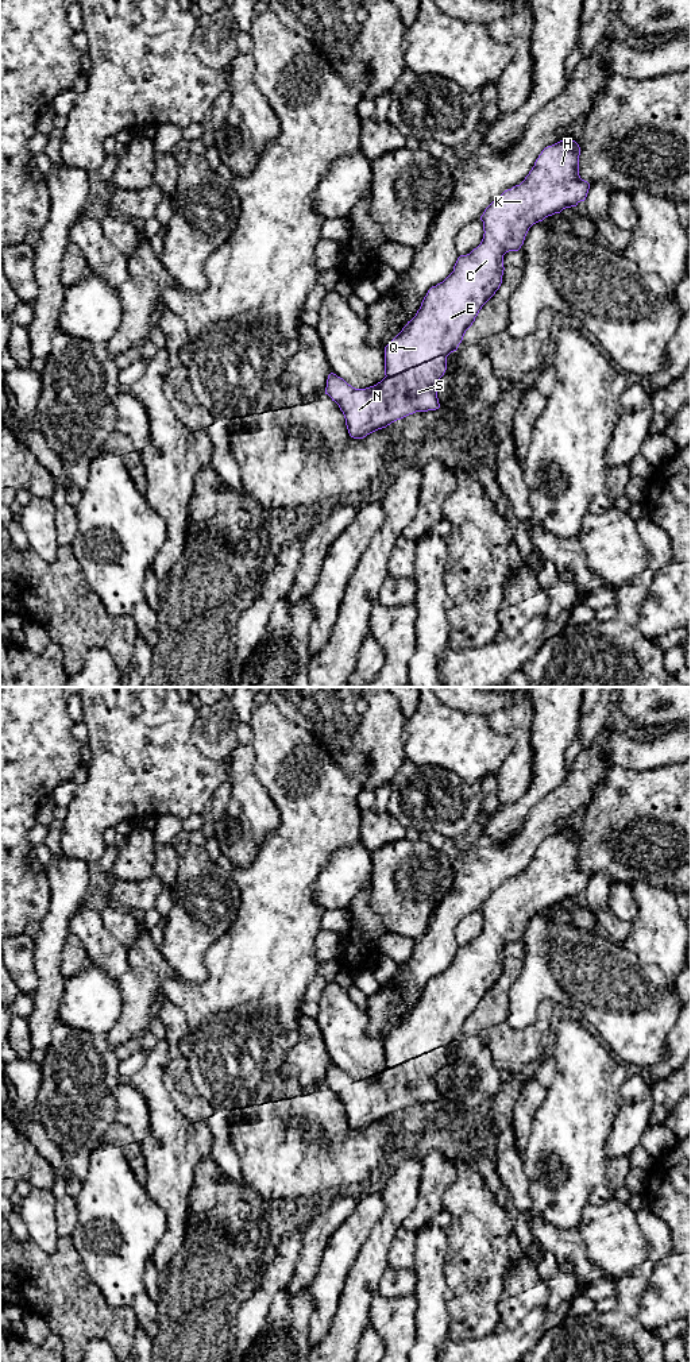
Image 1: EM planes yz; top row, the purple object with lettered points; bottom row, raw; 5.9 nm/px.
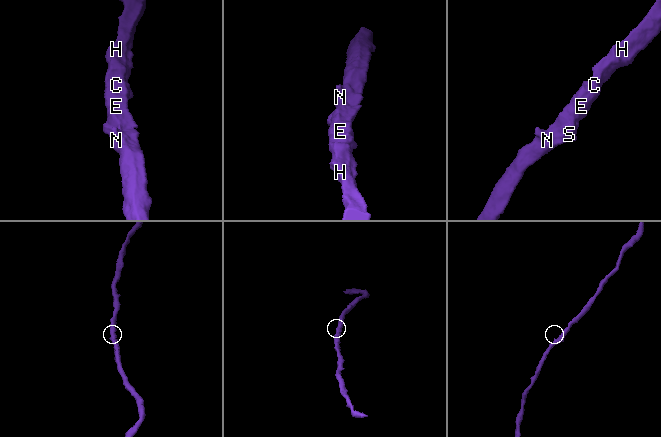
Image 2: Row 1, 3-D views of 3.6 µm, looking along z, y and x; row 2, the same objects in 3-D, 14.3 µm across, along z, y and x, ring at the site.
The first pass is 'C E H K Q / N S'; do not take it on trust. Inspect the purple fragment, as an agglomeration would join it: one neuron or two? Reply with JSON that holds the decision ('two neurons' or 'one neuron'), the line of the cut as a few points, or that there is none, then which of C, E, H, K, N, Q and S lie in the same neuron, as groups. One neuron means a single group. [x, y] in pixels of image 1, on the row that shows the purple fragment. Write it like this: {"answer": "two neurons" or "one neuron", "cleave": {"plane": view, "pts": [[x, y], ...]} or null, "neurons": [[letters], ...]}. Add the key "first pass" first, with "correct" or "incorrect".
{"first pass": "incorrect", "answer": "one neuron", "cleave": null, "neurons": [["C", "E", "H", "K", "N", "Q", "S"]]}

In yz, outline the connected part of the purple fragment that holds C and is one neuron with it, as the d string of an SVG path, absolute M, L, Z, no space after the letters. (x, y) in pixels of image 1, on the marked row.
M572 139L545 147L525 180L505 190L485 209L480 216L485 231L480 244L458 258L453 271L428 290L416 316L385 347L386 377L381 382L355 389L336 374L328 375L325 394L343 412L351 437L363 439L409 414L440 408L437 381L447 370L447 356L458 350L482 306L499 289L503 255L521 248L533 224L586 200L590 184L579 175L579 155L580 147Z

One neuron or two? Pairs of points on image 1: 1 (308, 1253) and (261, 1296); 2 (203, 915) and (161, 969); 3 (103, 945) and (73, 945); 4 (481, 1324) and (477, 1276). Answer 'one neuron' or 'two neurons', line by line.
1: two neurons
2: two neurons
3: two neurons
4: one neuron

